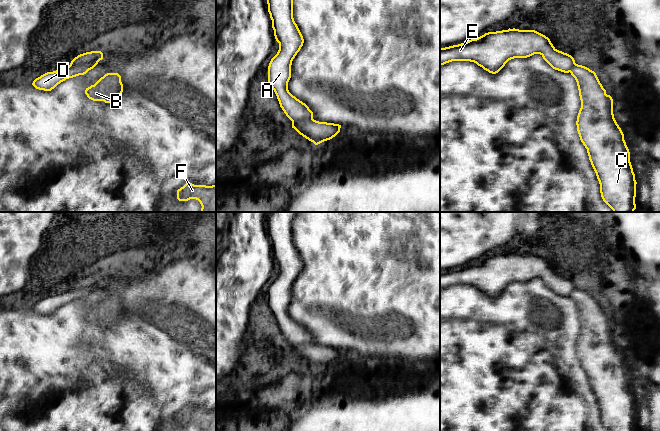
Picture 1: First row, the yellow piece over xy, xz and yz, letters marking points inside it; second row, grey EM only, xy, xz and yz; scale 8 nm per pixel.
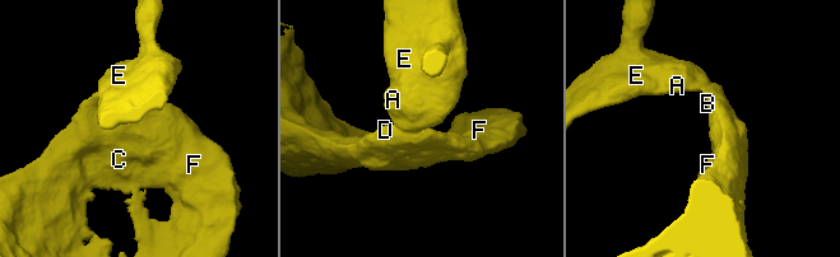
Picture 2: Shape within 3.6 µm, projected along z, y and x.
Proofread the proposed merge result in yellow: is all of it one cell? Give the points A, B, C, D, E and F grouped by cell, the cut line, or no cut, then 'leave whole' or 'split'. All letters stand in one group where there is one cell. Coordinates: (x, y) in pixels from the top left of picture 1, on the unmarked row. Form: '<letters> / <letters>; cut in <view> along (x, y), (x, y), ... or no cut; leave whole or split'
A E / B C D F; cut in xy along (97, 285), (69, 290); split

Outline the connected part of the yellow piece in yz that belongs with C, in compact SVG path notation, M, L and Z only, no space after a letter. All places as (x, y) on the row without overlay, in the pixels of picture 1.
M575 288L570 297L577 306L581 324L576 345L577 355L599 405L601 421L609 431L636 431L637 406L624 358L614 342L613 323L606 318L594 295Z

